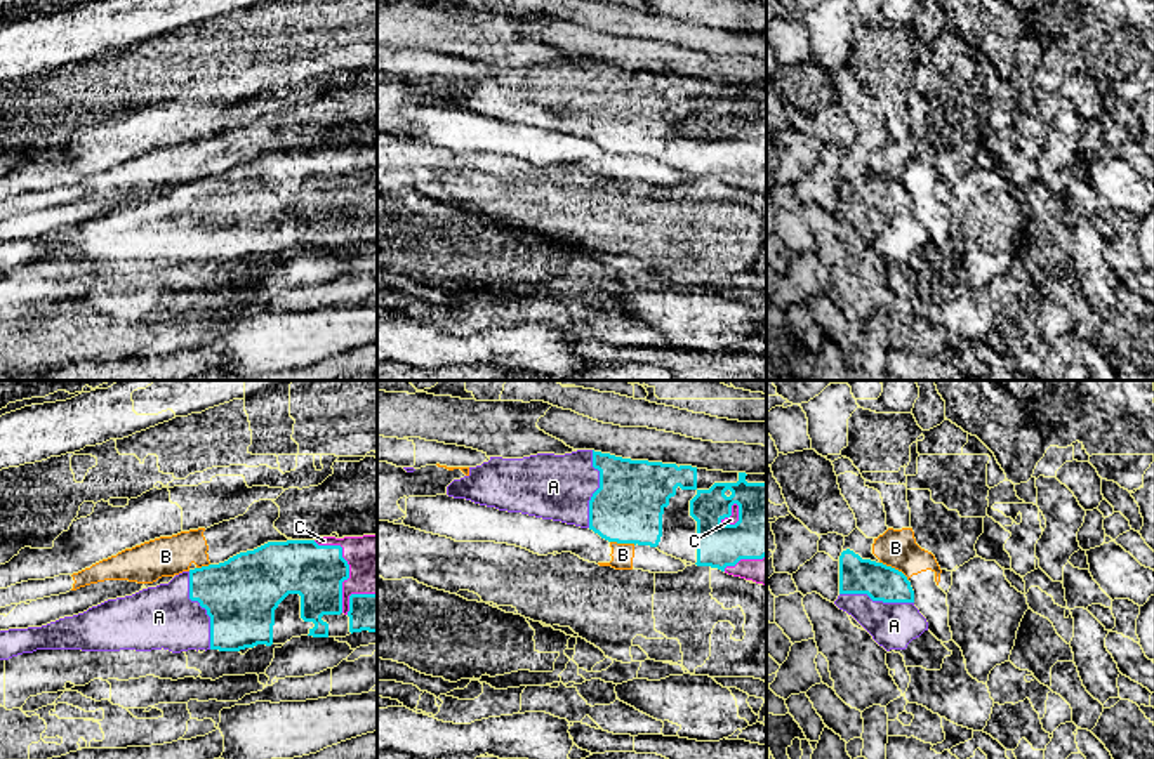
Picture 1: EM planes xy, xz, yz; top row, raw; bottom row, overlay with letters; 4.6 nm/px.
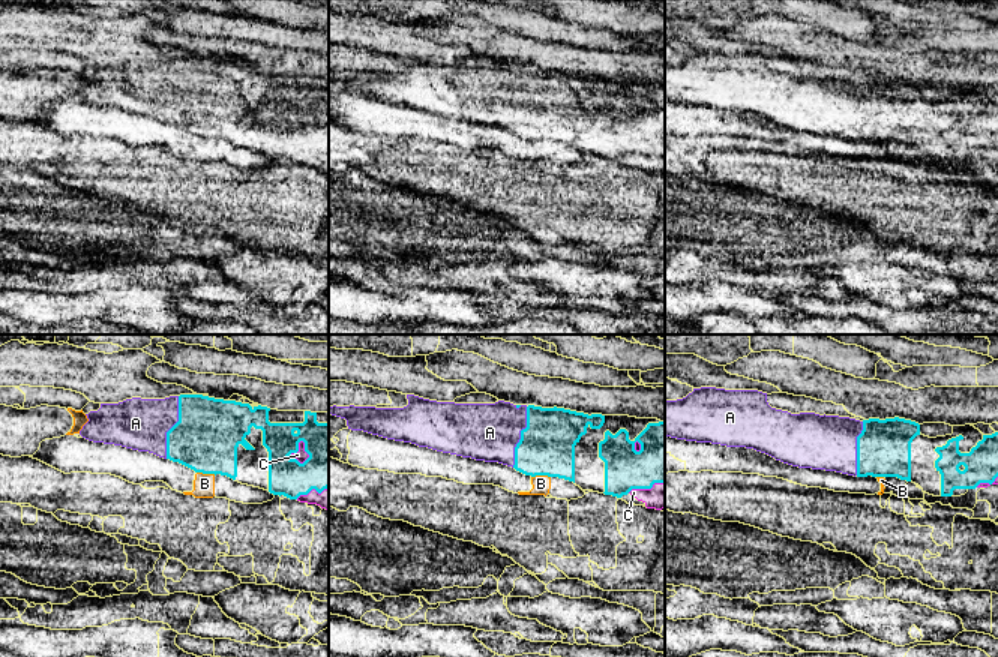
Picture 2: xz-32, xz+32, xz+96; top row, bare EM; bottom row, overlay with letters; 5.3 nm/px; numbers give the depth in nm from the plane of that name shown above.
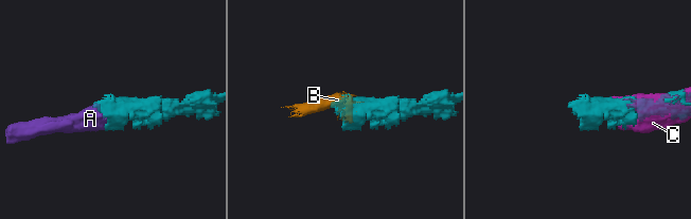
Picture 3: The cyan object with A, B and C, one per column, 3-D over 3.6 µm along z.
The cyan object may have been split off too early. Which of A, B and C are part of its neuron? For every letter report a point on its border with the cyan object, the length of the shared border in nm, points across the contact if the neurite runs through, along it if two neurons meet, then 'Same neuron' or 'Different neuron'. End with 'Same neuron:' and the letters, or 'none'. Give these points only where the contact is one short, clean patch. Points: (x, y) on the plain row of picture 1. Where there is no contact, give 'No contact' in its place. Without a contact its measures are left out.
A: Touches cyan at xy (204, 217). Shared border 380 nm. Same neuron
B: Touches cyan at yz (894, 179). Shared border 160 nm. Different neuron
C: Touches cyan at xy (348, 178). Shared border 360 nm. Same neuron
Same neuron: A, C

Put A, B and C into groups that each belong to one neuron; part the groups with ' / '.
A C / B

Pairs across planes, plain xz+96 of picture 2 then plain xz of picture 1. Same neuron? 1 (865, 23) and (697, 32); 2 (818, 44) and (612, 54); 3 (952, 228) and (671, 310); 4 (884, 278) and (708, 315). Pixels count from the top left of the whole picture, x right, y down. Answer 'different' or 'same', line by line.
1: same
2: same
3: different
4: same

